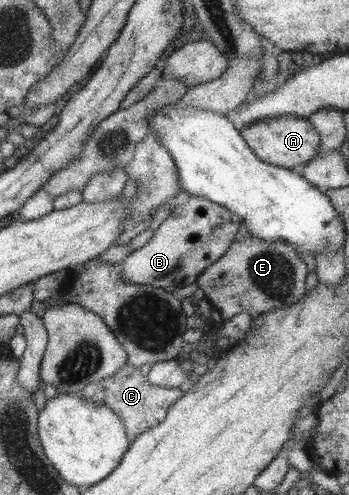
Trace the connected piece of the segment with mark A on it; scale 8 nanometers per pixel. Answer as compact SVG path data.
M282 115L282 117L268 117L262 121L254 121L244 126L240 130L240 135L258 159L284 169L306 164L318 153L320 147L320 137L314 131L314 127L306 118L296 115Z

